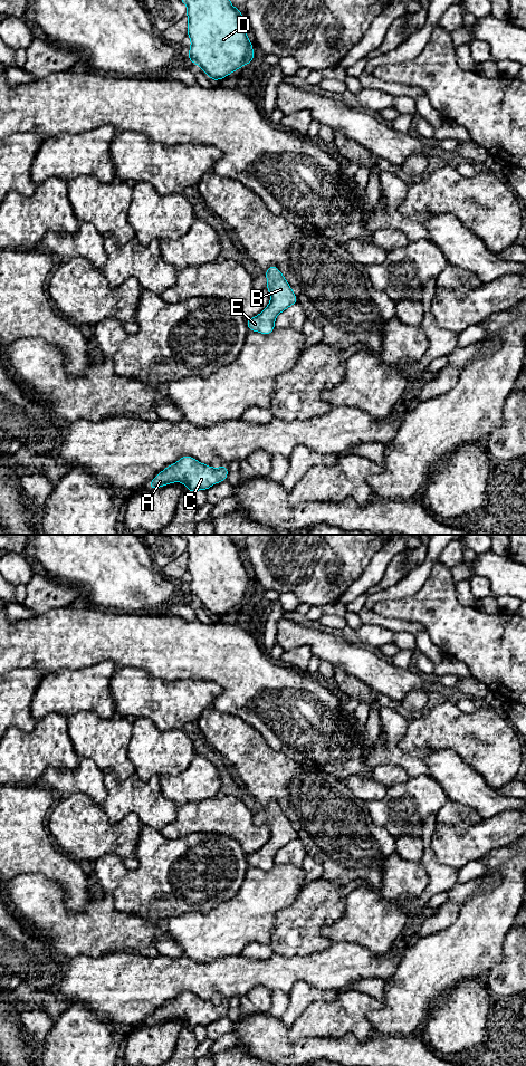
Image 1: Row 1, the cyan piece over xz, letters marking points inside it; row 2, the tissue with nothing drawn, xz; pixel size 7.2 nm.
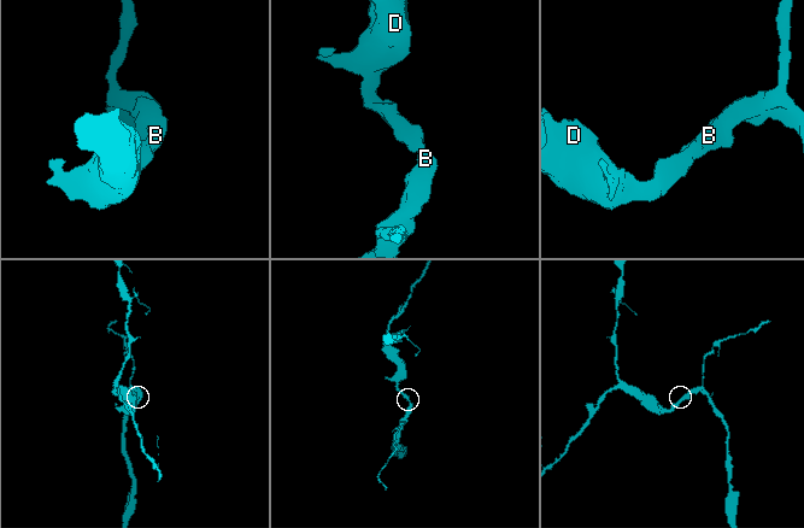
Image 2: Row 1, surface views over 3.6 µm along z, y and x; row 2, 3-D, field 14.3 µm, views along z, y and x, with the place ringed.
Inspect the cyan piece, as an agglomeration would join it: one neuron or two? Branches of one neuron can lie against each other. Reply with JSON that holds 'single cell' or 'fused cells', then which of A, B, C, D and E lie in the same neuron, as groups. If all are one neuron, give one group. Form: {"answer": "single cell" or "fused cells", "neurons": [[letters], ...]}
{"answer": "single cell", "neurons": [["A", "B", "C", "D", "E"]]}

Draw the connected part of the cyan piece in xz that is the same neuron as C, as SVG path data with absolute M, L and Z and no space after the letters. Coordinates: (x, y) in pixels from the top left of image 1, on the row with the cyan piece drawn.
M184 455L159 472L147 488L161 488L173 482L182 482L193 494L197 490L207 491L213 484L226 481L227 477L228 467L211 468L192 457Z

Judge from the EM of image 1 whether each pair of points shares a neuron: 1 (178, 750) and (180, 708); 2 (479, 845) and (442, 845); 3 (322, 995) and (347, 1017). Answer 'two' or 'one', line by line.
1: two
2: one
3: two

